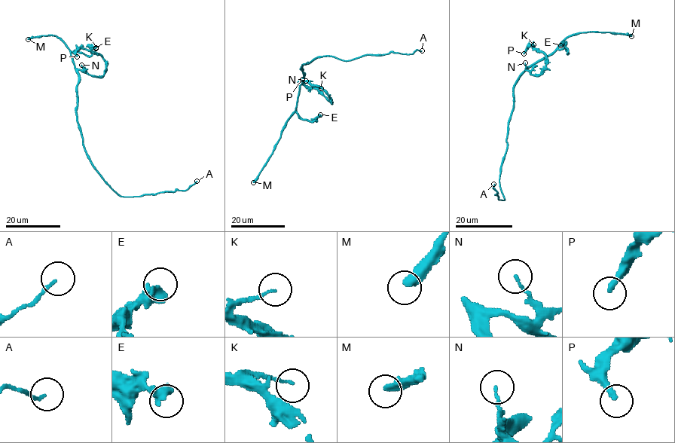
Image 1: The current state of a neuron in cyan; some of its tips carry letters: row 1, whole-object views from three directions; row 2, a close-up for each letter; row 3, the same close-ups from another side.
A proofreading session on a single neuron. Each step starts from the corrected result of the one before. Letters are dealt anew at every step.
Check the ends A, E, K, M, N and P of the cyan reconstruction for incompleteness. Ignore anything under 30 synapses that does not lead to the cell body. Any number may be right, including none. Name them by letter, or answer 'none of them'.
M

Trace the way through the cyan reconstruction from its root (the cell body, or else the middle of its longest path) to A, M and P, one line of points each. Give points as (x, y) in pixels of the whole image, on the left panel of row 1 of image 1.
A: (77, 119), (87, 157), (103, 180), (120, 196), (137, 197), (185, 190), (197, 181)
M: (77, 119), (78, 74), (71, 50), (56, 35), (43, 35), (28, 39)
P: (77, 119), (77, 71), (101, 77), (105, 70), (105, 61), (100, 55), (79, 48), (75, 53), (77, 56)

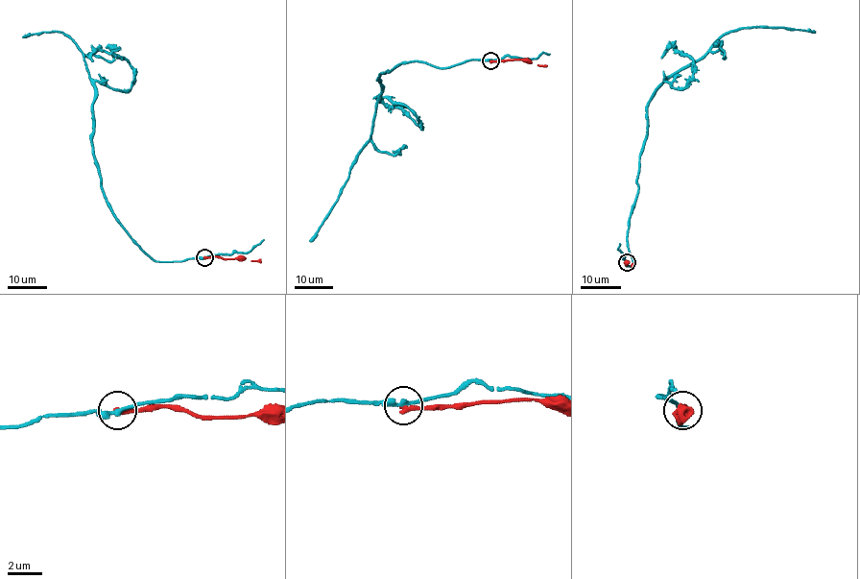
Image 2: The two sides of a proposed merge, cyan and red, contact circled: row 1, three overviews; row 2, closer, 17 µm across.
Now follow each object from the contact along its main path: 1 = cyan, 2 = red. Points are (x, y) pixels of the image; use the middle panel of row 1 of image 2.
1: (490, 60), (440, 68), (407, 62), (378, 76), (381, 94), (370, 138), (310, 241)
2: (490, 60), (529, 60), (537, 65), (547, 65)

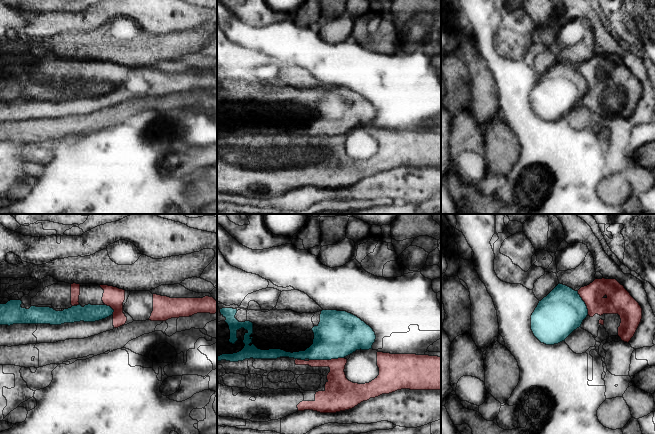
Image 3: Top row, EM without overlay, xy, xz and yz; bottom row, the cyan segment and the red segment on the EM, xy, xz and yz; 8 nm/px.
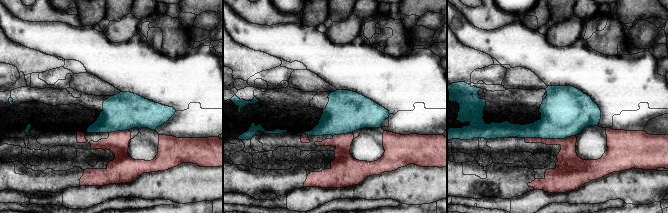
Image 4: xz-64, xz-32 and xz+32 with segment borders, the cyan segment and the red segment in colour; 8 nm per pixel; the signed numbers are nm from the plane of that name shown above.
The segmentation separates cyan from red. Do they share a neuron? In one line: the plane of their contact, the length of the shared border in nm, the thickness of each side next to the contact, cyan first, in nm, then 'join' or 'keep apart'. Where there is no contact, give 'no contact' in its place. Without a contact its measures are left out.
xz | 280 nm | 360/200 nm | keep apart

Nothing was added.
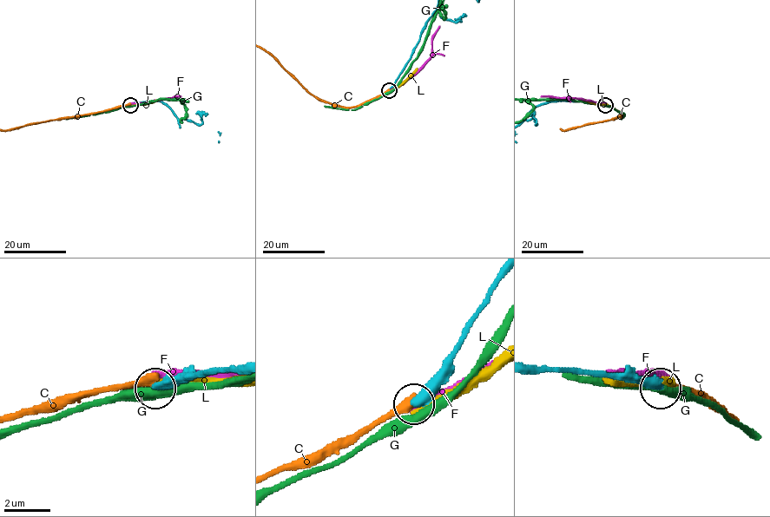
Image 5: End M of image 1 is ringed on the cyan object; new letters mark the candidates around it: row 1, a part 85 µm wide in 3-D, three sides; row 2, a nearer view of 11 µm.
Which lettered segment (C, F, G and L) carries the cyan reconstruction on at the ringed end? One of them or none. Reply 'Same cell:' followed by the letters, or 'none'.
Same cell: none

